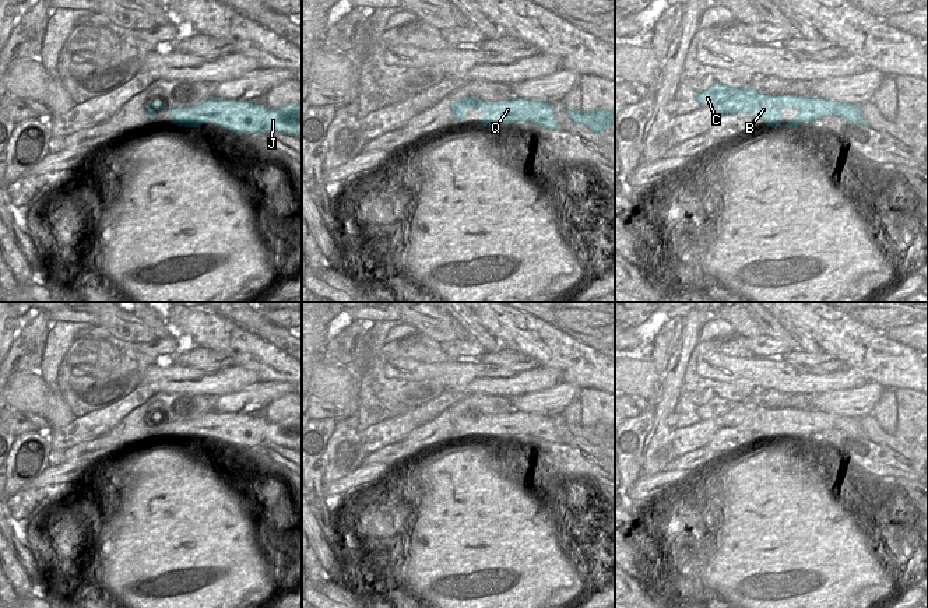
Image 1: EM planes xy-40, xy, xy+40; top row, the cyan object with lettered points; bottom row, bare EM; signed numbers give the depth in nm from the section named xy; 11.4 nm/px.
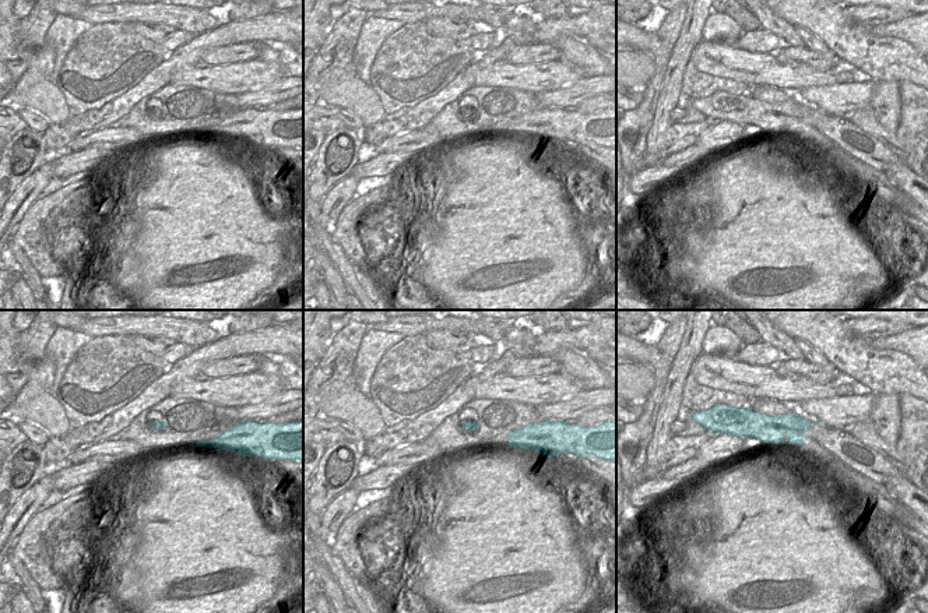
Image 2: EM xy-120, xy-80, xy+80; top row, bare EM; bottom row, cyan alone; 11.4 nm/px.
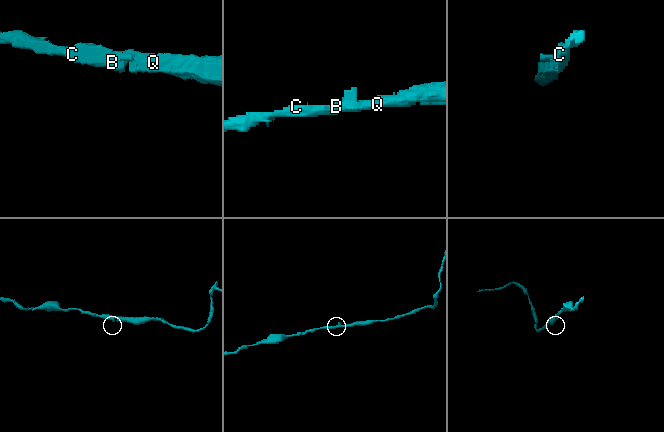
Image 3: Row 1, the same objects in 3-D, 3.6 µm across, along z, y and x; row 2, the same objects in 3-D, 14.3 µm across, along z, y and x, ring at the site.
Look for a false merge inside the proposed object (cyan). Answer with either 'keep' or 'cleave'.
keep

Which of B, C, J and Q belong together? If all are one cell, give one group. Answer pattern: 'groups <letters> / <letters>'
groups B C J Q

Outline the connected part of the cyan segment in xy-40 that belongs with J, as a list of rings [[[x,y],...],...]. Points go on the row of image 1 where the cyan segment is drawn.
[[[210,98],[197,106],[182,109],[169,106],[169,109],[173,115],[171,124],[177,126],[200,127],[205,122],[239,134],[266,134],[267,130],[295,137],[302,134],[300,103],[289,103],[273,110],[250,101]]]

